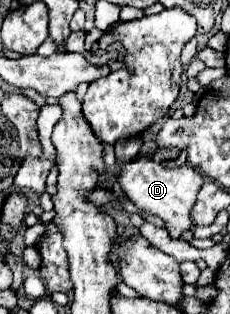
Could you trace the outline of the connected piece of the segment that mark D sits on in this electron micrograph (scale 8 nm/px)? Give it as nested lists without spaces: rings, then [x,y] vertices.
[[[145,153],[131,163],[123,163],[117,181],[125,197],[131,199],[131,203],[135,203],[145,213],[161,217],[167,223],[171,239],[179,239],[183,231],[191,229],[193,223],[189,219],[189,211],[195,205],[197,191],[205,183],[205,177],[199,171],[195,171],[189,163],[179,167],[163,167],[161,163],[155,163],[149,153]]]

